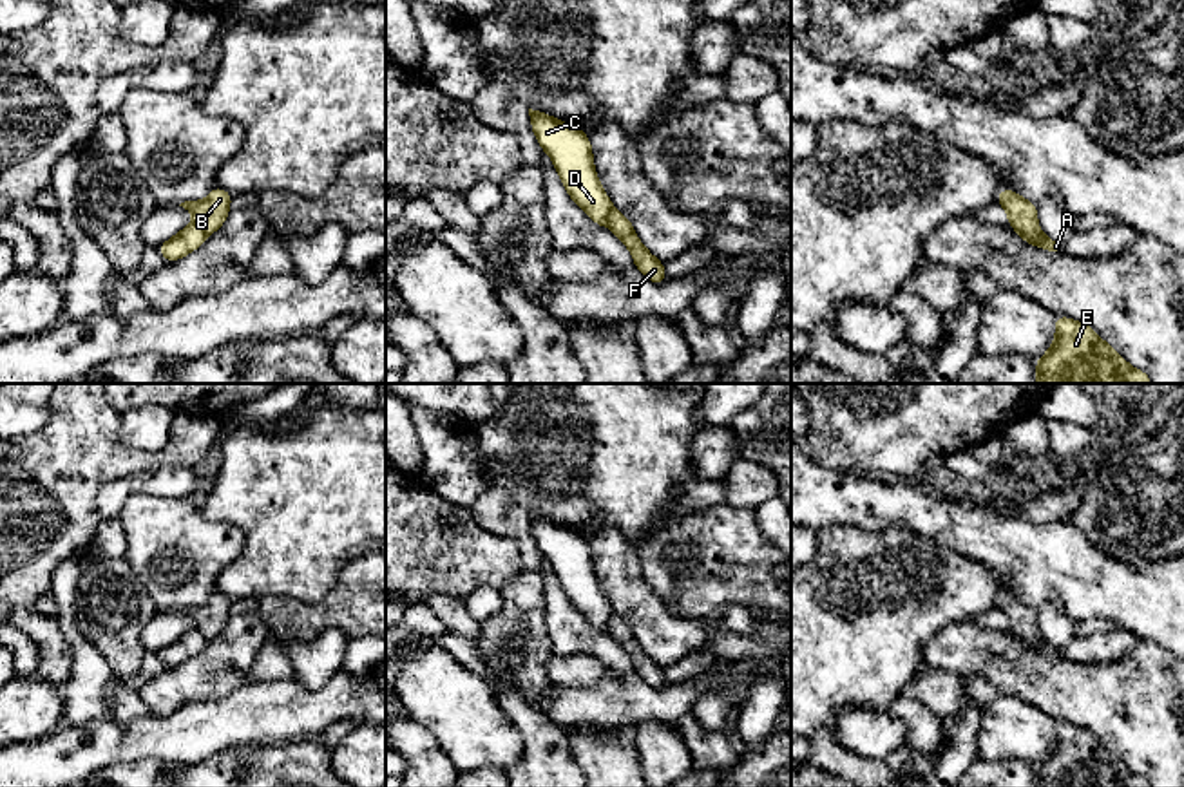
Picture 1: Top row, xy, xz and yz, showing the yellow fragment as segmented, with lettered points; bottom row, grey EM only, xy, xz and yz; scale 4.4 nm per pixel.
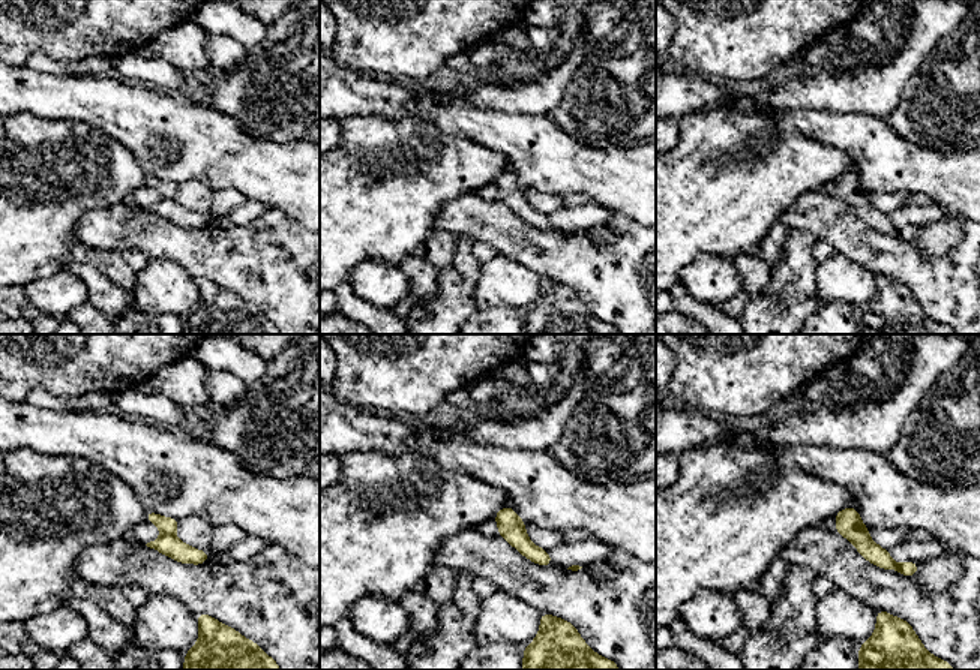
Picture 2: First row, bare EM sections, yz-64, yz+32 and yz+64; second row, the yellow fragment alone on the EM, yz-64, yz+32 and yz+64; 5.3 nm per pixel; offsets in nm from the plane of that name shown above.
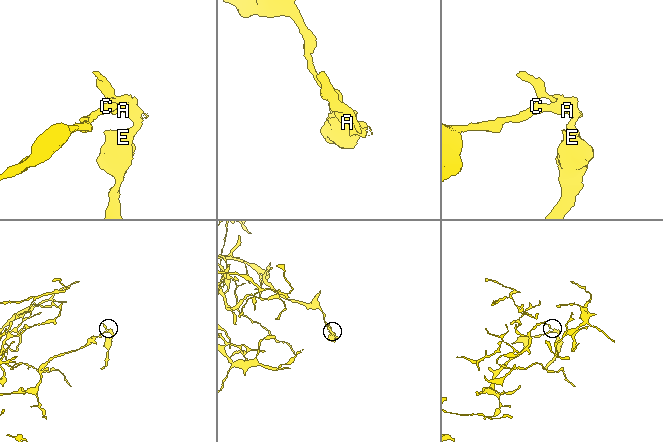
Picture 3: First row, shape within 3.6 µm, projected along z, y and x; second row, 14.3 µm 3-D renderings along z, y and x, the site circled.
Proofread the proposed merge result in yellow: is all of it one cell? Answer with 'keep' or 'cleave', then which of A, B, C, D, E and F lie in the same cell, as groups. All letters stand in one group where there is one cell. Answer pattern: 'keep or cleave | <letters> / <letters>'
cleave | A B E F / C D

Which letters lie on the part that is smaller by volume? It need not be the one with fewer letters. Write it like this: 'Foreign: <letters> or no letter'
Foreign: A, B, E, F

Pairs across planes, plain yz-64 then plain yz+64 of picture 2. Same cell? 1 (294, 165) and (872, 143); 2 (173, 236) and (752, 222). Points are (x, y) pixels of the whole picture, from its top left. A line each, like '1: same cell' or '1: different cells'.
1: same cell
2: different cells

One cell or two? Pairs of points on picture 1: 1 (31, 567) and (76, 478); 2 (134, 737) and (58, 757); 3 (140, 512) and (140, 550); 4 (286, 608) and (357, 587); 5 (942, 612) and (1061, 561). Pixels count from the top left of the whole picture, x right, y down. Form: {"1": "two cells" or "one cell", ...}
{"1": "one cell", "2": "one cell", "3": "one cell", "4": "one cell", "5": "two cells"}

